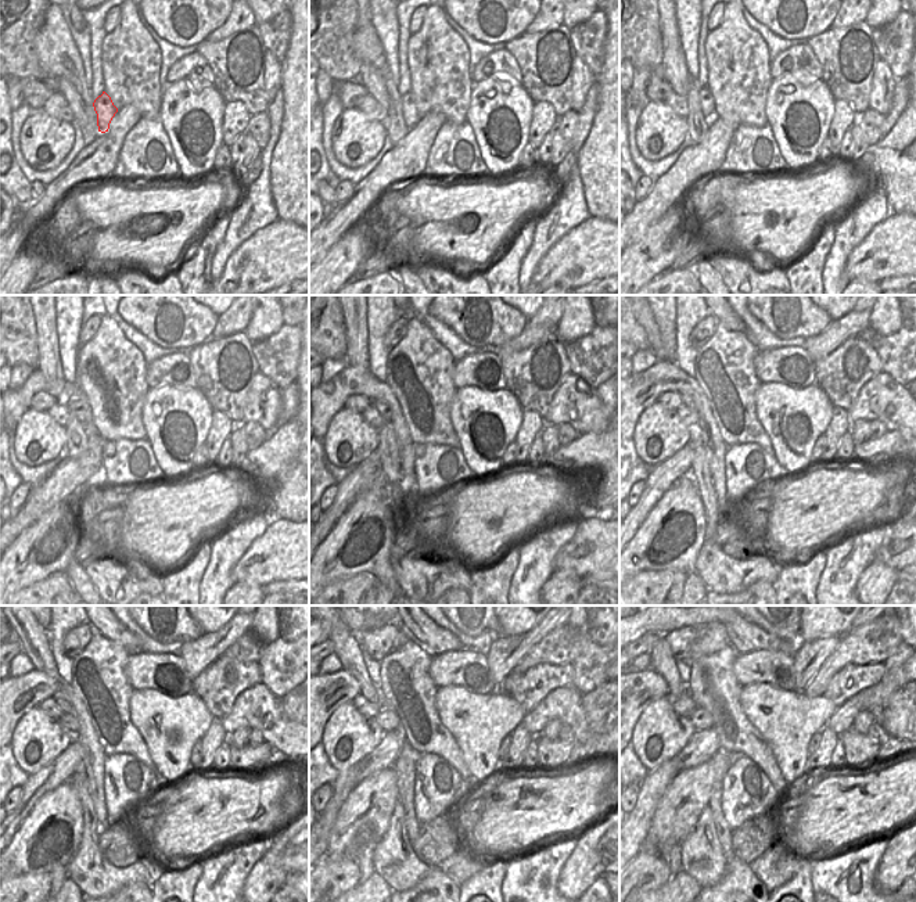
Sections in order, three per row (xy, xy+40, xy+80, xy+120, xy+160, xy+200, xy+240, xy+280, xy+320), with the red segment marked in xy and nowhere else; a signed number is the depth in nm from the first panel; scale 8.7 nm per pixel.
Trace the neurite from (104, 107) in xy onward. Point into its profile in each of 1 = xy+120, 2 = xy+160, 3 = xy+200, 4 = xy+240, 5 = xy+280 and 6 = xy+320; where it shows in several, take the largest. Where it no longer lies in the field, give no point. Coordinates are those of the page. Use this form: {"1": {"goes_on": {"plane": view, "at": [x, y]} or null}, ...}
{"1": {"goes_on": {"plane": "xy+120", "at": [79, 406]}}, "2": {"goes_on": {"plane": "xy+160", "at": [381, 406]}}, "3": {"goes_on": {"plane": "xy+200", "at": [686, 399]}}, "4": {"goes_on": {"plane": "xy+240", "at": [35, 642]}}, "5": {"goes_on": {"plane": "xy+280", "at": [345, 643]}}, "6": {"goes_on": {"plane": "xy+320", "at": [663, 661]}}}

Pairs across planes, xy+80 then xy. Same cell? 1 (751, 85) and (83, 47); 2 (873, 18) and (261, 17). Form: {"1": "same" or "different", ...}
{"1": "different", "2": "same"}

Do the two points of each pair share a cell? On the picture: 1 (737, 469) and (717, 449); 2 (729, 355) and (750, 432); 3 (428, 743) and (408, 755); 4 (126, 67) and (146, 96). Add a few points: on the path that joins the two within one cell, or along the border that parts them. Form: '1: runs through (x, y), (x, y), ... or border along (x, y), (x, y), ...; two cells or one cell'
1: border along (728, 448), (725, 453), (725, 489); two cells
2: runs through (729, 374), (735, 413); one cell
3: border along (405, 739), (420, 754); two cells
4: runs through (130, 74), (142, 89); one cell

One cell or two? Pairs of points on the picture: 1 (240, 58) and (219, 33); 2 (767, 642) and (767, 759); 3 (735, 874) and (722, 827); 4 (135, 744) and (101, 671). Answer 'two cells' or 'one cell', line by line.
1: two cells
2: two cells
3: one cell
4: one cell

